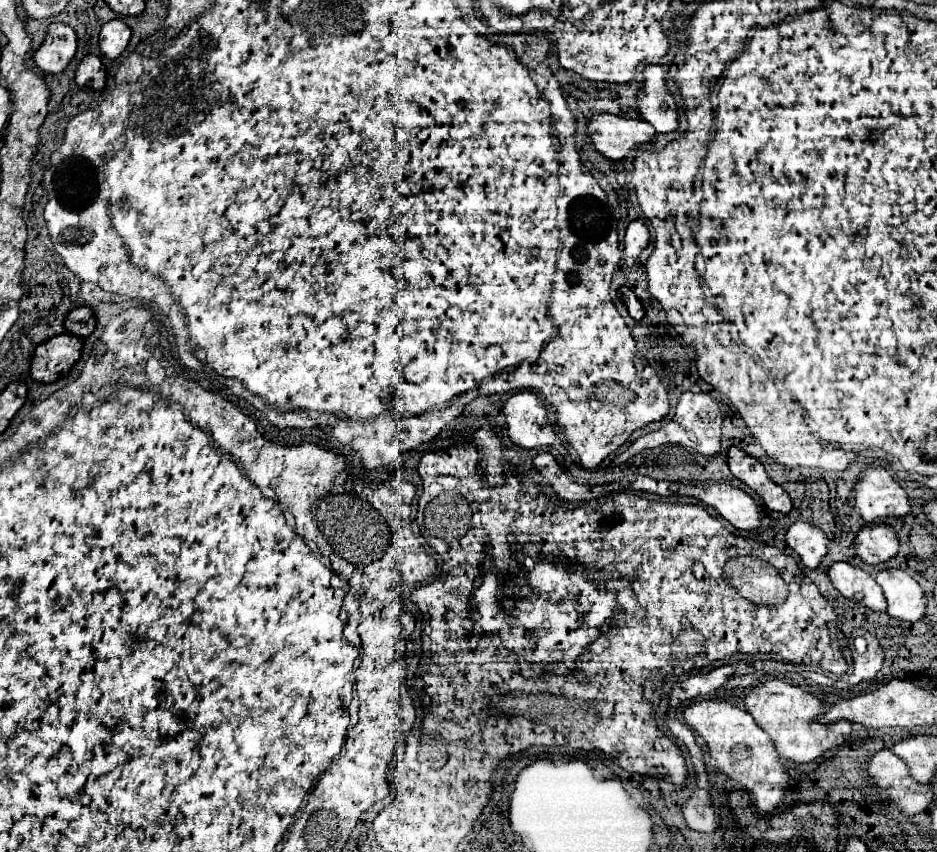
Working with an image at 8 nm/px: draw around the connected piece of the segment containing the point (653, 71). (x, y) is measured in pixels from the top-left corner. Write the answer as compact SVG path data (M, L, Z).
M663 66L645 68L645 84L637 96L637 104L645 122L653 124L657 132L675 132L679 128L677 102L667 90Z

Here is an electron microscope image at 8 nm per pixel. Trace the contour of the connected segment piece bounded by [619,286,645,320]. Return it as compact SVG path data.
M623 286L622 288L619 288L619 296L621 296L621 300L625 302L625 306L627 306L627 310L629 310L631 318L641 320L641 318L645 316L643 304L641 304L641 300L633 294L633 290L629 290L629 288Z

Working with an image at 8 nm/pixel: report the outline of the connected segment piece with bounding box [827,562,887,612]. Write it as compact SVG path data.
M835 562L827 574L829 574L829 580L833 582L833 586L845 598L849 598L861 606L867 606L871 610L879 610L879 612L887 610L887 602L885 602L885 596L883 596L879 584L865 570L851 566L847 562Z

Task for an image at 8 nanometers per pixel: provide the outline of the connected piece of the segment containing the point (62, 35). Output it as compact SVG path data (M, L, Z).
M53 22L47 30L47 38L41 48L33 54L35 64L43 72L63 72L77 54L77 36L75 30L67 24Z

